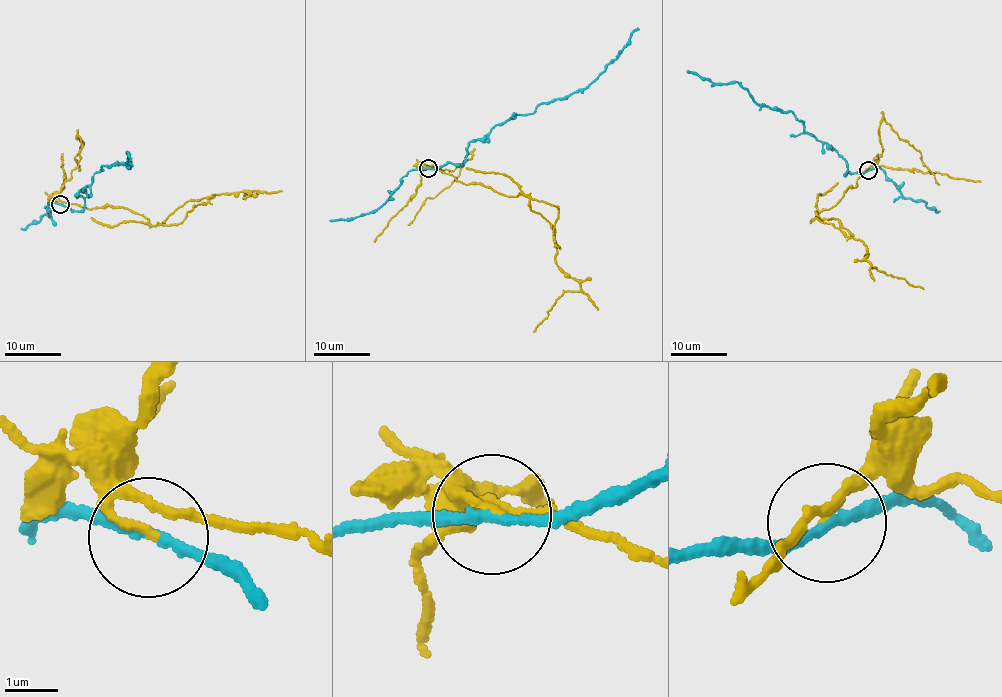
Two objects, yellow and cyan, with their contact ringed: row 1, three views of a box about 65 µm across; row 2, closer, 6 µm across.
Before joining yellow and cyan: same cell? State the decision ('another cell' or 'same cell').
another cell

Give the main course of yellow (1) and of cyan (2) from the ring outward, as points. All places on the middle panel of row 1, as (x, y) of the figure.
1: (428, 169), (513, 197), (521, 193), (550, 224), (556, 262), (580, 291), (563, 293), (533, 332)
2: (428, 169), (462, 164), (469, 143), (517, 114), (532, 114), (588, 85), (638, 27)

